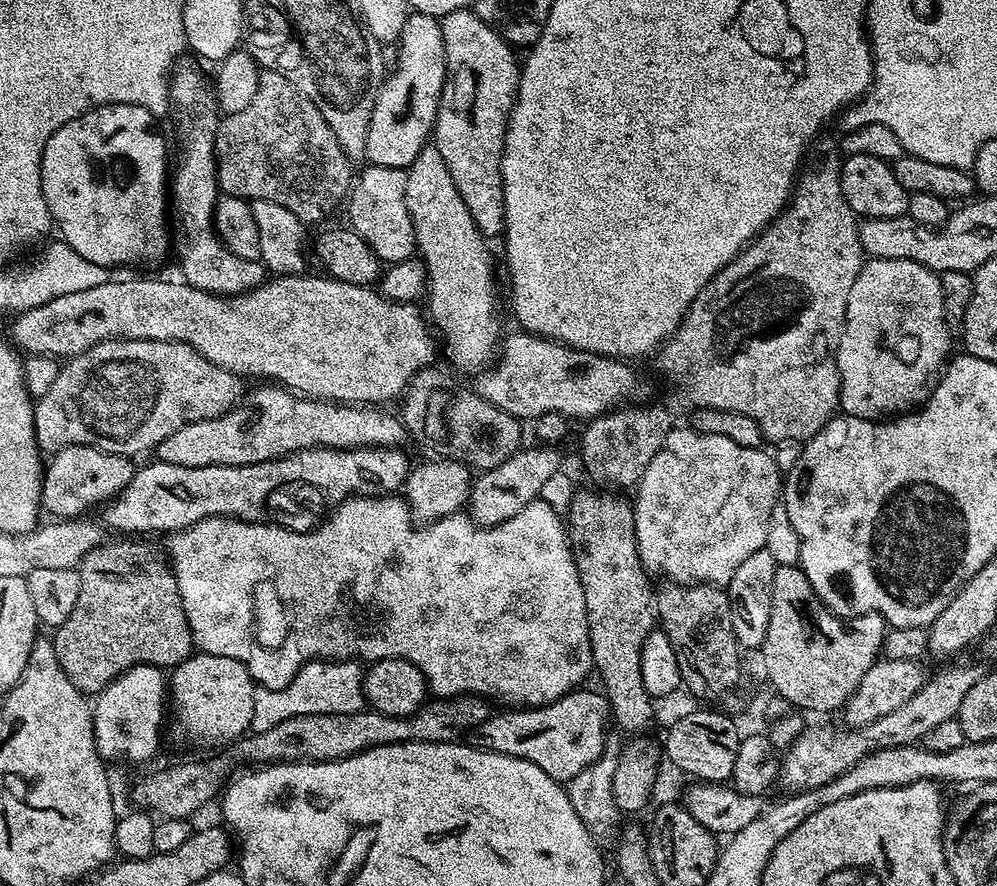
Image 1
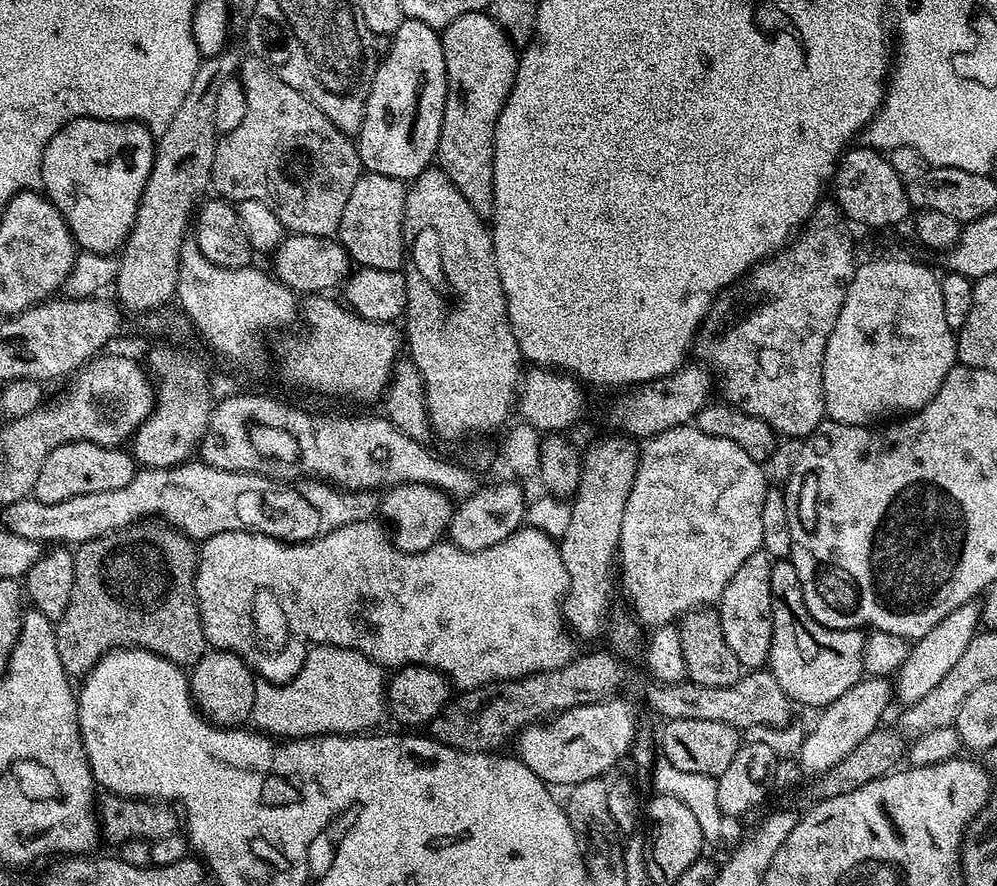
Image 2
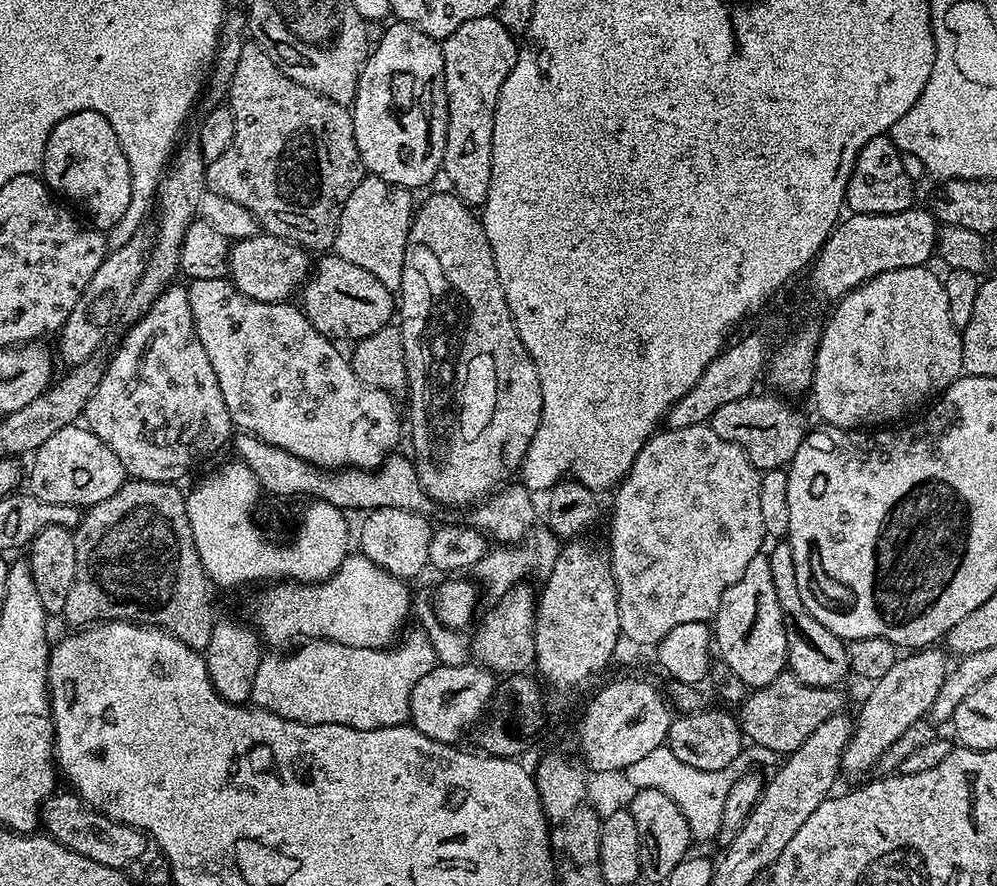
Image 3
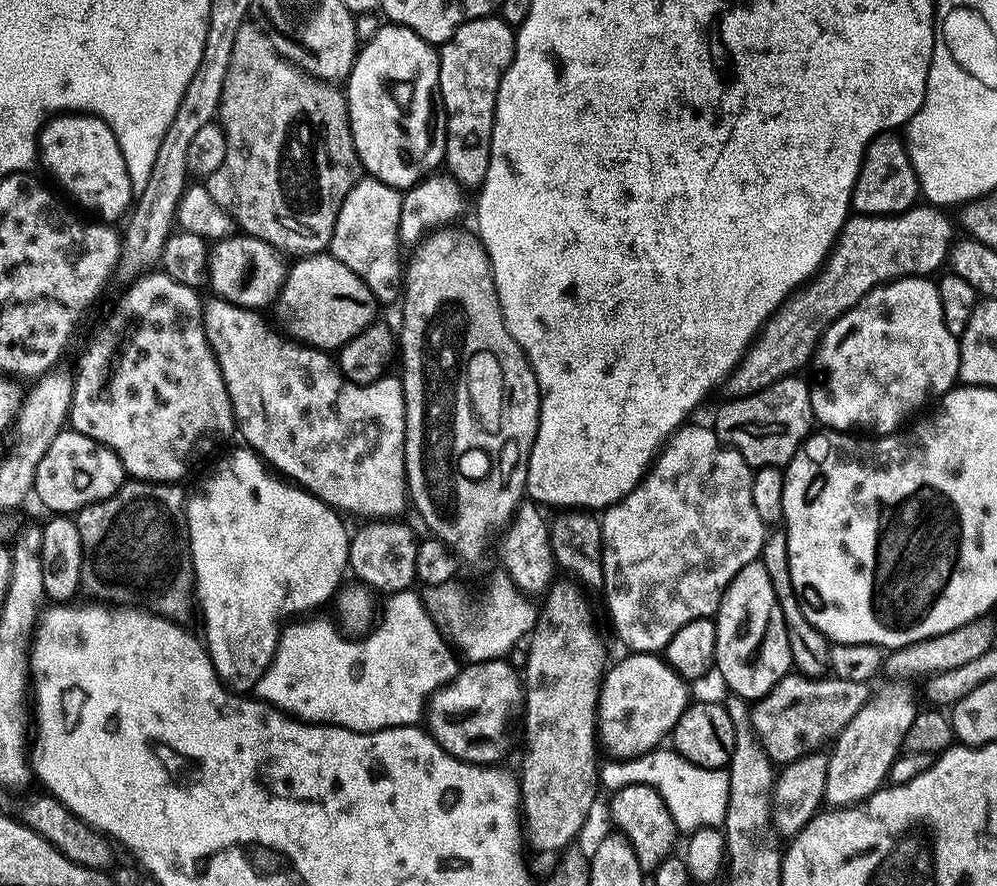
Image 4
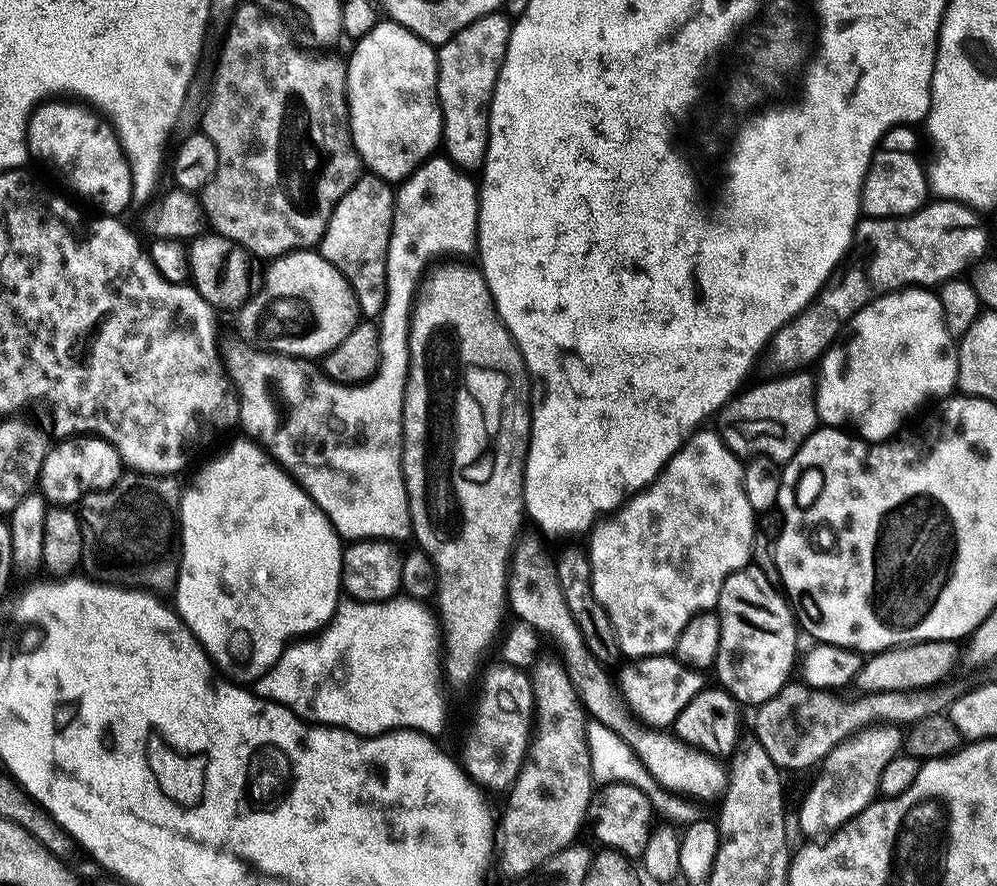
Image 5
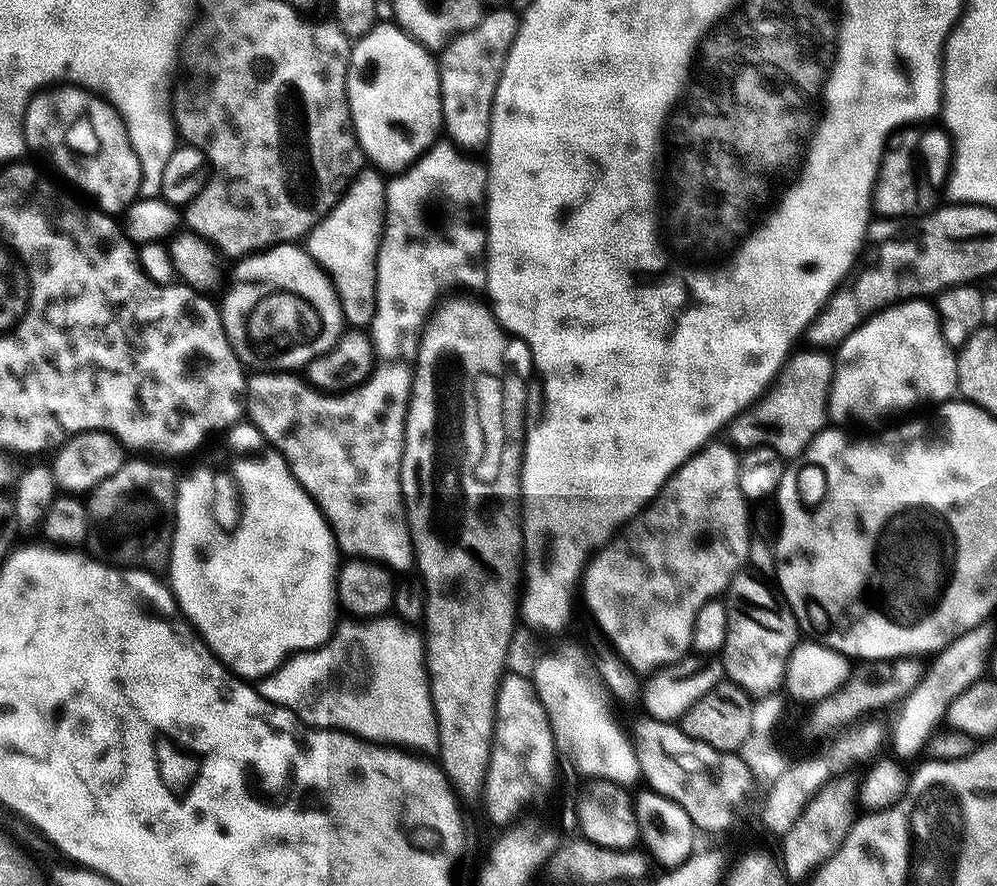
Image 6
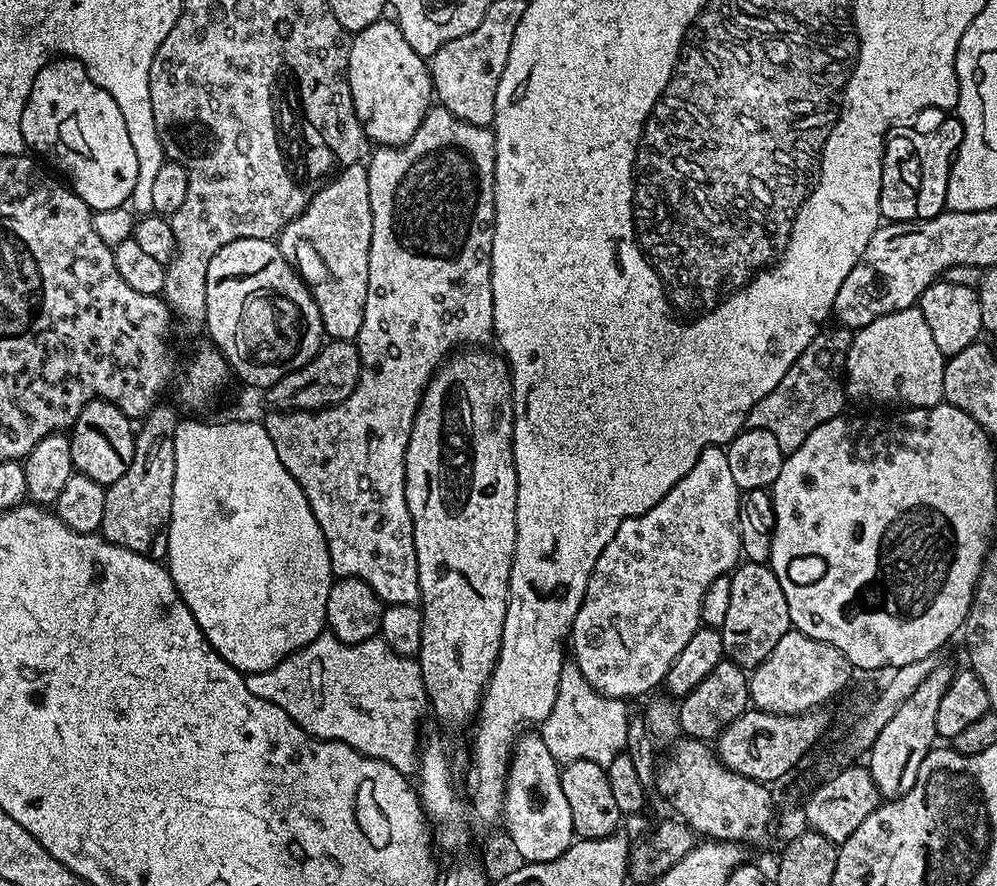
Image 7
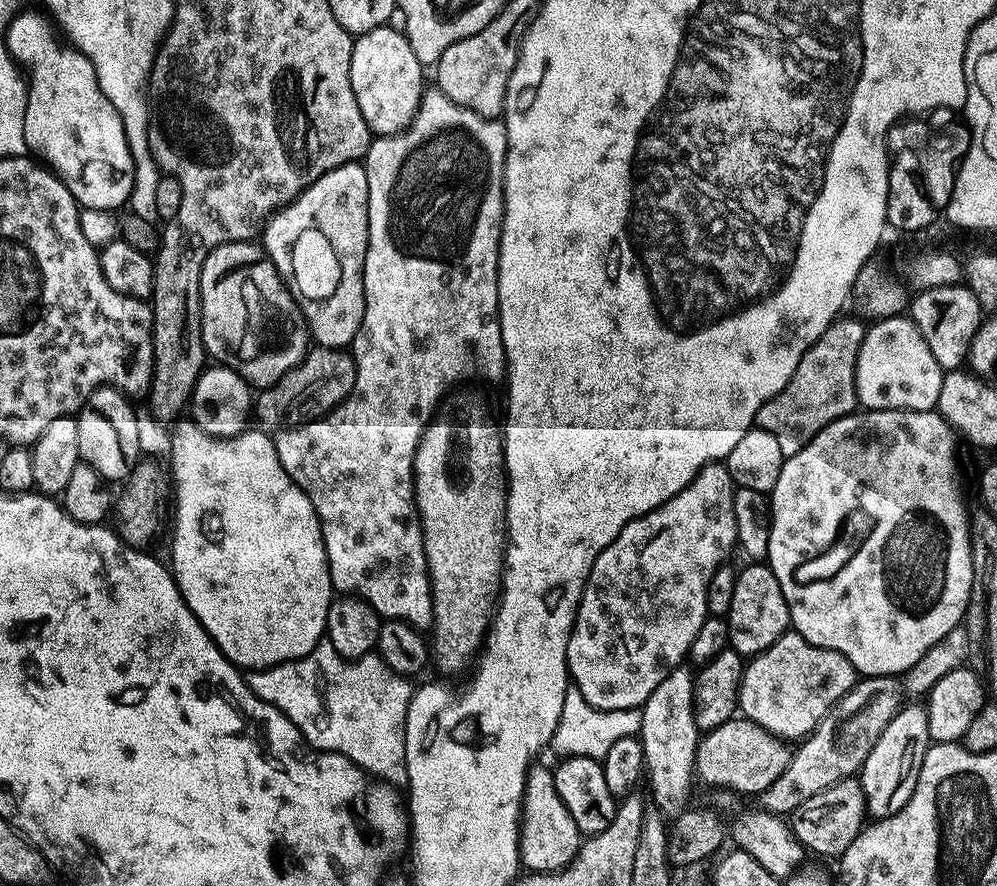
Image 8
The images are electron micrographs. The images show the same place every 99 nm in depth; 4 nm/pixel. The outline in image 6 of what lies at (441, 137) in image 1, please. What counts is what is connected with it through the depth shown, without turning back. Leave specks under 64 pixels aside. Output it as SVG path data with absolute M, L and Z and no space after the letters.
M501 6L495 10L489 10L489 12L484 15L482 18L482 22L478 22L478 26L474 26L470 30L466 30L460 36L455 36L446 45L445 48L439 53L438 56L438 67L440 70L440 109L442 110L442 114L444 115L444 119L442 121L443 131L448 132L447 139L451 141L451 143L459 146L464 150L472 150L468 148L480 148L483 149L485 145L488 143L488 135L490 134L490 118L492 117L492 107L494 106L494 94L498 90L498 82L500 81L500 75L502 74L502 70L504 69L504 63L506 62L506 58L508 57L508 52L512 49L512 43L514 42L514 38L516 37L516 30L518 27L518 16L515 11L507 12L507 7Z

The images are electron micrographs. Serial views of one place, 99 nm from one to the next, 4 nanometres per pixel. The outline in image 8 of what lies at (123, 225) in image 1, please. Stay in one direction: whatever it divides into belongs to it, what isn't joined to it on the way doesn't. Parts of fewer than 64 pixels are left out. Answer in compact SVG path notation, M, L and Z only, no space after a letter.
M28 11L17 12L6 29L6 51L26 73L28 151L59 176L81 209L112 212L123 204L125 207L132 198L134 158L126 142L122 118L110 98L102 94L90 58L61 39L57 25L43 11Z

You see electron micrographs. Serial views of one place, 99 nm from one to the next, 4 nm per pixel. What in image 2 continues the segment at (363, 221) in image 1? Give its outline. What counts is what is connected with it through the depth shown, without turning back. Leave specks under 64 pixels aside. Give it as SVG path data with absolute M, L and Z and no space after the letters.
M365 171L358 182L354 182L354 191L346 201L346 210L342 210L338 239L359 267L388 271L401 271L405 267L404 211L407 193L405 181L377 172Z

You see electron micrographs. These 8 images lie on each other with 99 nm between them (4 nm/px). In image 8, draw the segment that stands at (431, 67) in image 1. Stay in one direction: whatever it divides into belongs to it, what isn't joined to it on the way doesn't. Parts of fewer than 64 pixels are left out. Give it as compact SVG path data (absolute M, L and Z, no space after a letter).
M383 26L357 35L352 42L350 58L350 86L358 98L358 110L366 118L369 128L377 137L401 132L416 116L420 98L426 91L425 65L414 58L410 42L403 31Z

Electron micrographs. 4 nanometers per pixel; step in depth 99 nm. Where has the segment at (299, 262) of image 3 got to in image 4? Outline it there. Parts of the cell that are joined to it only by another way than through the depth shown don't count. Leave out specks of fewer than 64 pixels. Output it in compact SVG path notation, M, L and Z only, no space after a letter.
M231 234L215 241L208 254L207 287L213 288L221 300L236 304L239 308L264 310L276 300L284 283L286 273L285 257L253 236Z

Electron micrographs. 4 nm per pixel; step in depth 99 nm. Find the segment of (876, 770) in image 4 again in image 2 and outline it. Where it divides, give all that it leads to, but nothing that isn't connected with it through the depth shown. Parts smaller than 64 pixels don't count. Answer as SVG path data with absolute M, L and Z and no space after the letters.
M976 602L958 606L956 610L950 610L934 630L930 630L925 636L921 636L908 649L906 662L902 662L899 672L894 677L894 696L897 701L901 700L901 705L910 706L918 702L918 698L924 698L946 678L946 674L957 664L958 658L962 658L962 653L966 651L966 646L976 636L981 627L980 619L981 605Z

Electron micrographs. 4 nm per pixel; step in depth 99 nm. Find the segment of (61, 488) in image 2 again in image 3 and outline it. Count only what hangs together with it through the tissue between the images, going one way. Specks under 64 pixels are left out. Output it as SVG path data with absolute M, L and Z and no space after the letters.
M79 423L50 434L36 448L31 460L32 469L26 472L27 491L42 502L72 504L81 510L110 498L126 479L122 462L118 462L116 455L87 426Z

